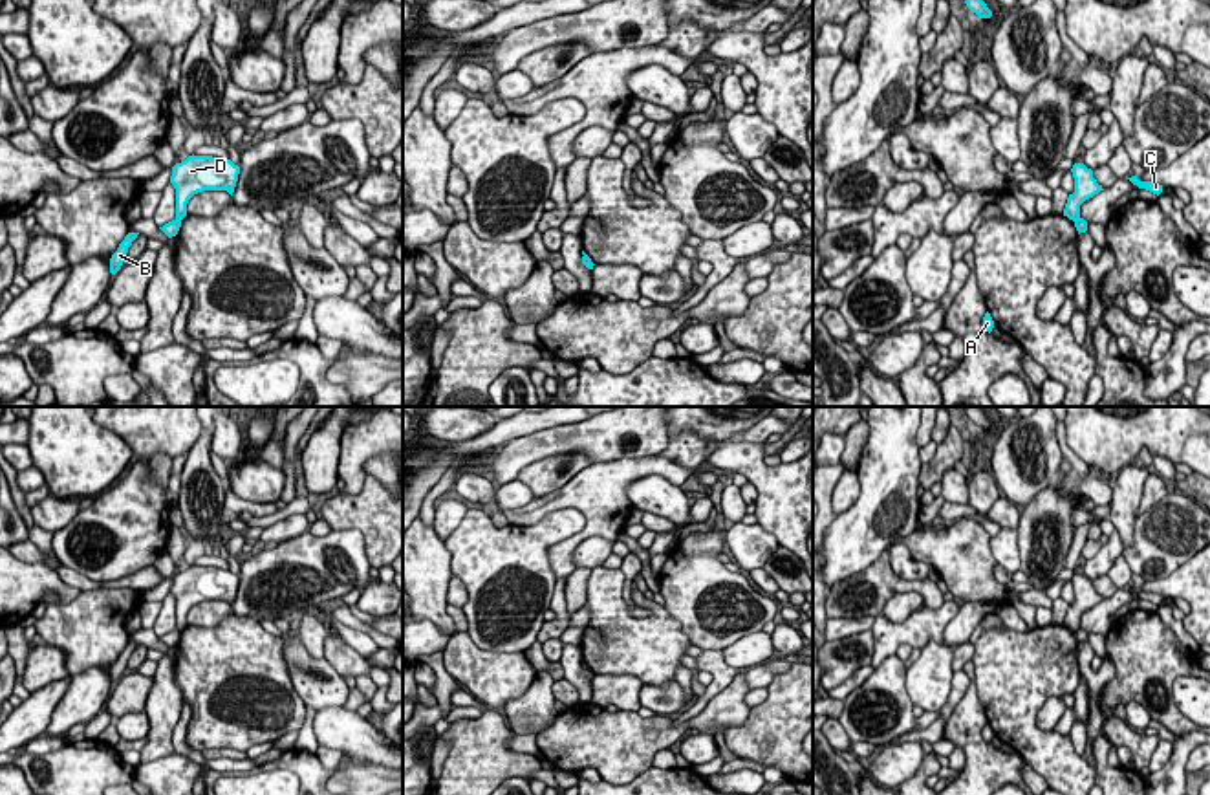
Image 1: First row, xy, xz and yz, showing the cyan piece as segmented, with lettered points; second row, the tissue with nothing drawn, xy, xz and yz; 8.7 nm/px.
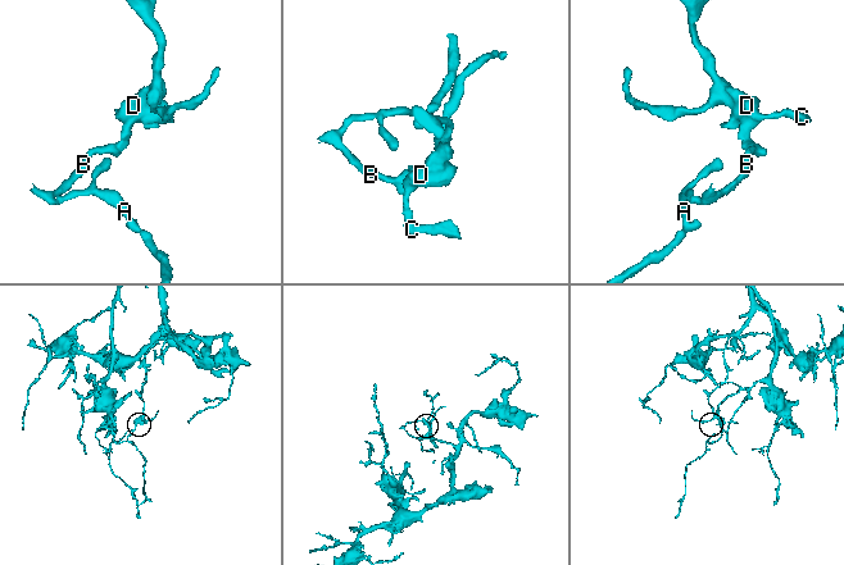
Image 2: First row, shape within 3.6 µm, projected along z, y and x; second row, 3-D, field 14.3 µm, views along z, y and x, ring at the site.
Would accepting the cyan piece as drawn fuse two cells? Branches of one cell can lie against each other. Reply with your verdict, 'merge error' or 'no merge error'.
merge error

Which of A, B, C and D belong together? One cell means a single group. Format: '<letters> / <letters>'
A B / C D

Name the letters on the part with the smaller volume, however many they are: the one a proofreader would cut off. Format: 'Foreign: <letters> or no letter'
Foreign: A, B

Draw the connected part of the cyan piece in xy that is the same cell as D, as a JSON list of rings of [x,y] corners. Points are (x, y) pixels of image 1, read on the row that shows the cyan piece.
[[[189,156],[172,167],[170,183],[176,189],[176,220],[187,216],[189,200],[203,191],[227,191],[231,196],[238,181],[240,167],[231,159],[212,156]]]

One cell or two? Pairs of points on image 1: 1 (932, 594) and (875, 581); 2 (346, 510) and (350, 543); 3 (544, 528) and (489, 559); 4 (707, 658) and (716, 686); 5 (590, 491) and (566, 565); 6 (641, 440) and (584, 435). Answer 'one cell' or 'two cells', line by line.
1: one cell
2: two cells
3: one cell
4: one cell
5: one cell
6: one cell

